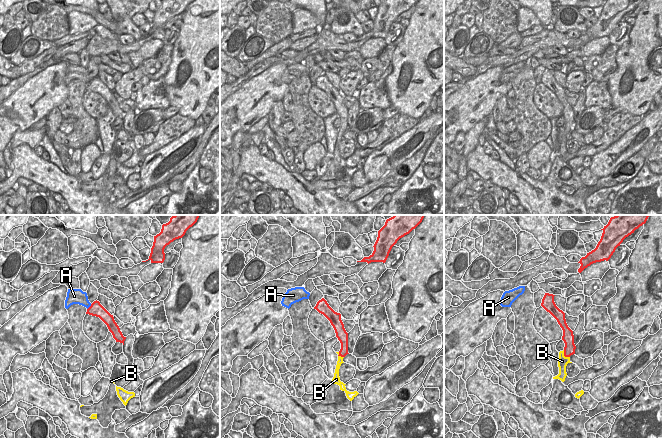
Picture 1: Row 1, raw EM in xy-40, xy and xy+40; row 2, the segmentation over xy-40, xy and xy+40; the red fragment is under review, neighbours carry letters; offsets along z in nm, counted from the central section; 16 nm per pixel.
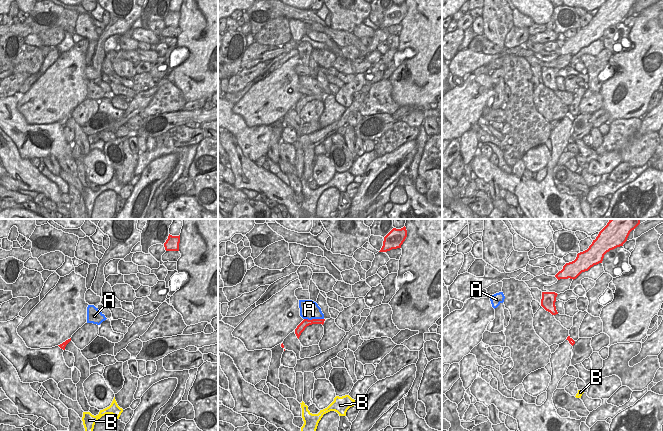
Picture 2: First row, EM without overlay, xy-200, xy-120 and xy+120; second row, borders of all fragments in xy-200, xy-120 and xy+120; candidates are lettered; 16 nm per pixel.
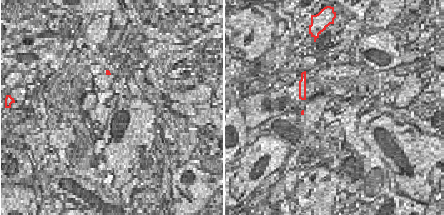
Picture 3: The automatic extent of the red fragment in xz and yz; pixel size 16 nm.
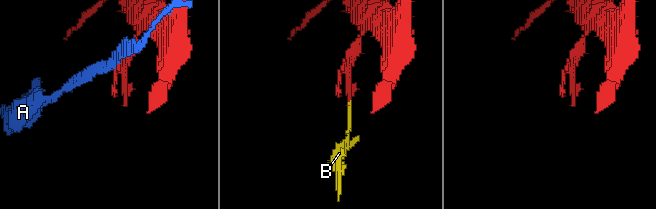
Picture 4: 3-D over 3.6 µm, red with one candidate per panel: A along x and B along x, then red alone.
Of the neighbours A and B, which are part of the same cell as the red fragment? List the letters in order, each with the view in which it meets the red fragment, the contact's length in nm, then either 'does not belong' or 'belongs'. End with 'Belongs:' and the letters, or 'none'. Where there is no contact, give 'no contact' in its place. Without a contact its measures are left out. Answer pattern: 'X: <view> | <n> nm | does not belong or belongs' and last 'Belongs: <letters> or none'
A: xy-40 | 120 nm | does not belong
B: xy+40 | 160 nm | does not belong
Belongs: none

